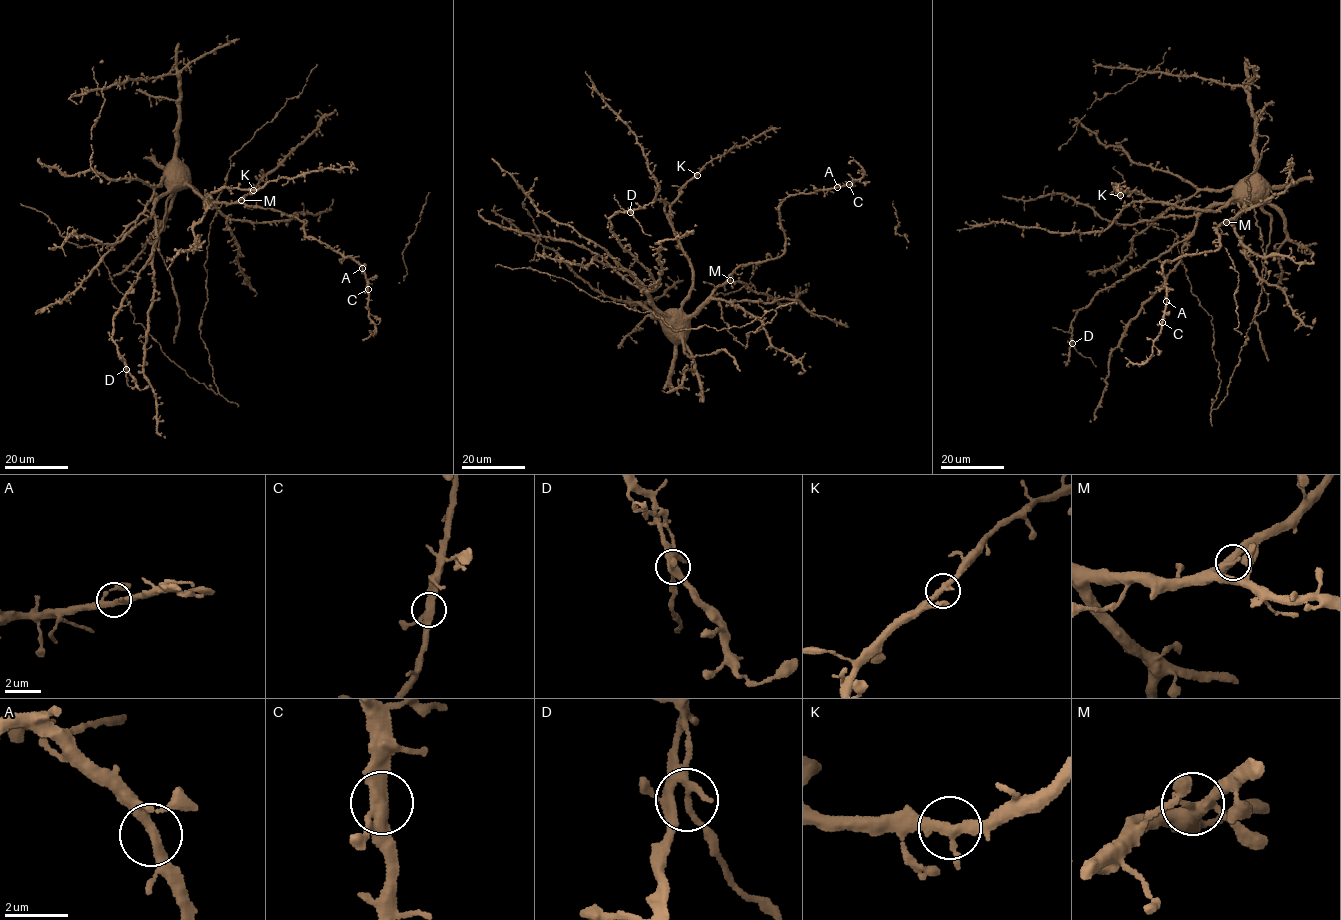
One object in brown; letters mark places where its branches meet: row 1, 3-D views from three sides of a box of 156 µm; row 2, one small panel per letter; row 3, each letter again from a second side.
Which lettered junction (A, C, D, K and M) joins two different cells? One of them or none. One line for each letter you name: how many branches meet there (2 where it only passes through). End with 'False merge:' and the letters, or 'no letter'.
D: branches 3
False merge: D

